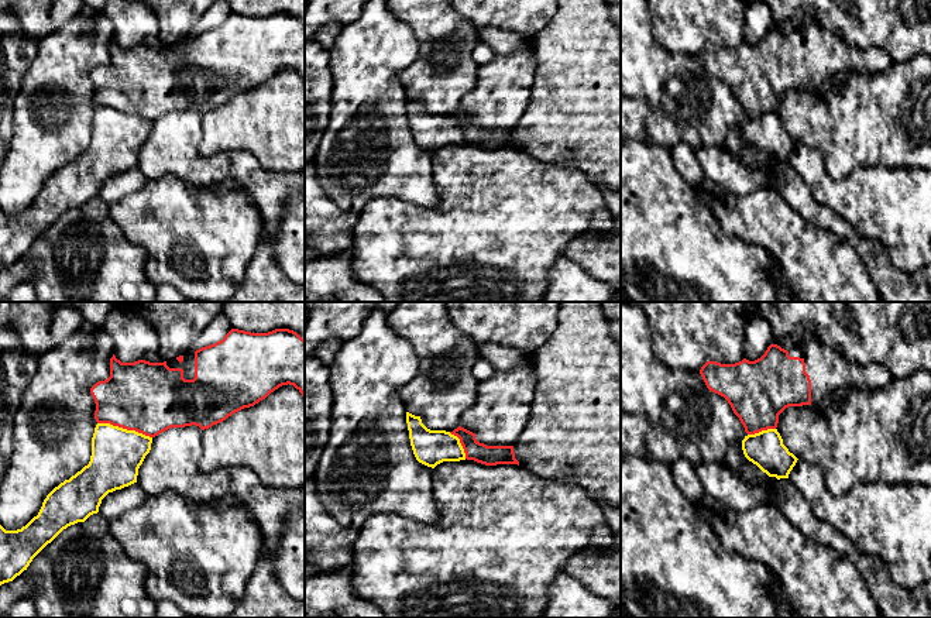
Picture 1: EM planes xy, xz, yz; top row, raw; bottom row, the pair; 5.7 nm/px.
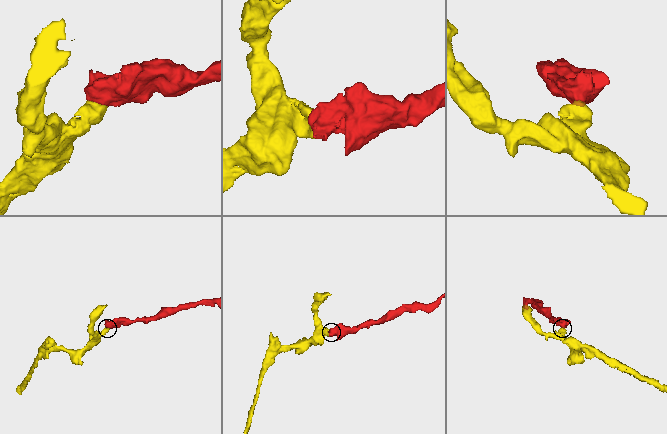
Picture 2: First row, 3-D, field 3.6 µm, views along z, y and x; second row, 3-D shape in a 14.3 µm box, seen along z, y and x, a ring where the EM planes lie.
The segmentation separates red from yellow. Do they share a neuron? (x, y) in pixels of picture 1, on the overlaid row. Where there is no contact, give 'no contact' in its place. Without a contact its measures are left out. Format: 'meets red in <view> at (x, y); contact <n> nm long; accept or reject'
meets red in xy at (124, 428); contact 320 nm long; reject

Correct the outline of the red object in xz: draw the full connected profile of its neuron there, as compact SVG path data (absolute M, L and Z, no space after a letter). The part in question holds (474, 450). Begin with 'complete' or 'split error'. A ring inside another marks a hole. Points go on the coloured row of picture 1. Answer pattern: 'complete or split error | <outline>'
complete | M458 426L451 435L460 439L466 459L485 466L518 464L513 446L487 446L475 439L475 433Z

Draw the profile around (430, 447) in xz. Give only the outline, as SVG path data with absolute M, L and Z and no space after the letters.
M406 412L410 446L416 460L427 467L434 468L443 461L466 460L464 449L460 439L446 430L430 430L420 416Z

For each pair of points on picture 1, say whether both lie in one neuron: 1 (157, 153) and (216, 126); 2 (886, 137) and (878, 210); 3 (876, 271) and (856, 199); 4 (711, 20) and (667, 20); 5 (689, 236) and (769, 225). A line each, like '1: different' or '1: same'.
1: different
2: different
3: different
4: same
5: different

